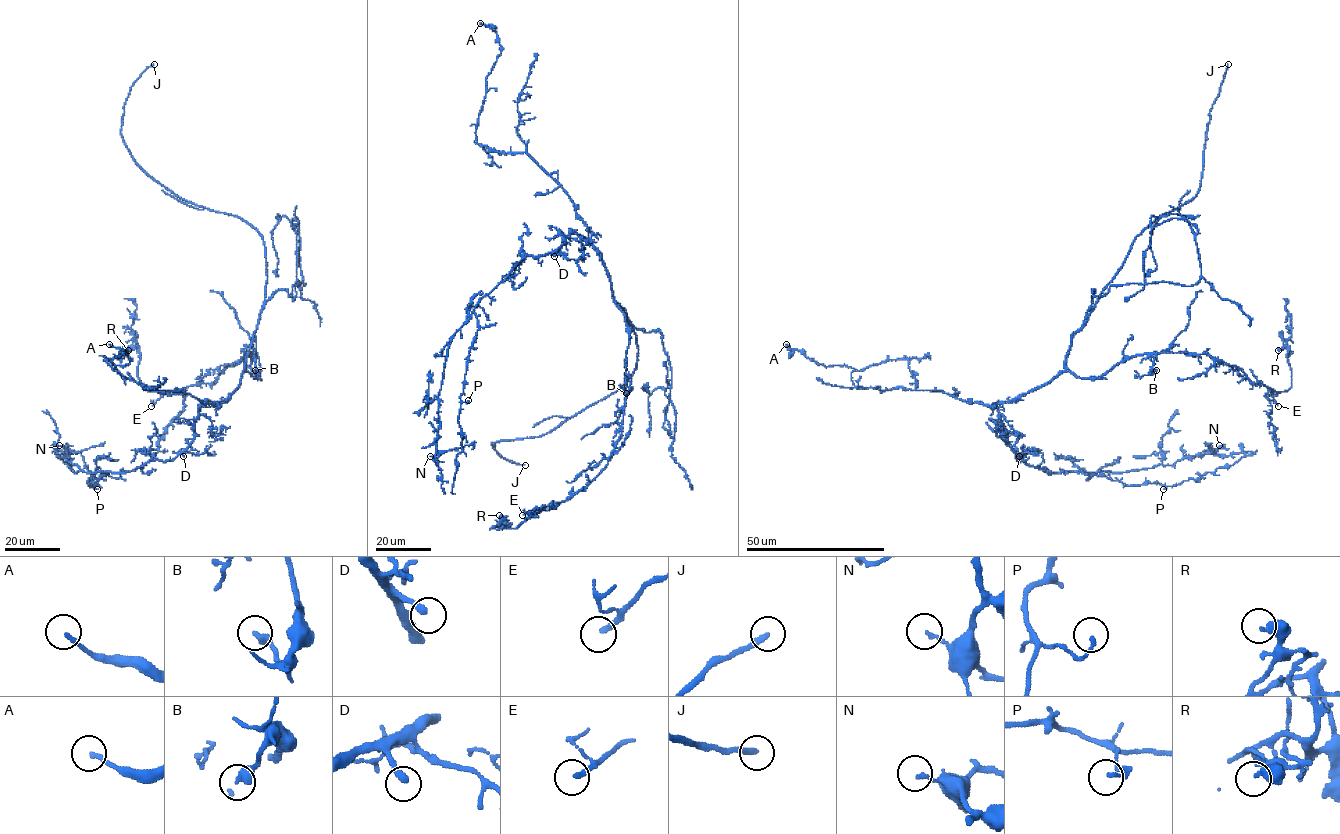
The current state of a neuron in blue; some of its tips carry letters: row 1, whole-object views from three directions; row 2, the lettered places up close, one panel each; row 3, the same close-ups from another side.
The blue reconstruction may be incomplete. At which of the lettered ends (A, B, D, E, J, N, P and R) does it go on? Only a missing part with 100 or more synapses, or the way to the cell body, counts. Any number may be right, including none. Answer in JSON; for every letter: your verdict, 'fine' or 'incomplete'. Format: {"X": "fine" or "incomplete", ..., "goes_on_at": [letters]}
{"A": "fine", "B": "fine", "D": "incomplete", "E": "fine", "J": "incomplete", "N": "fine", "P": "fine", "R": "fine", "goes_on_at": ["D", "J"]}

